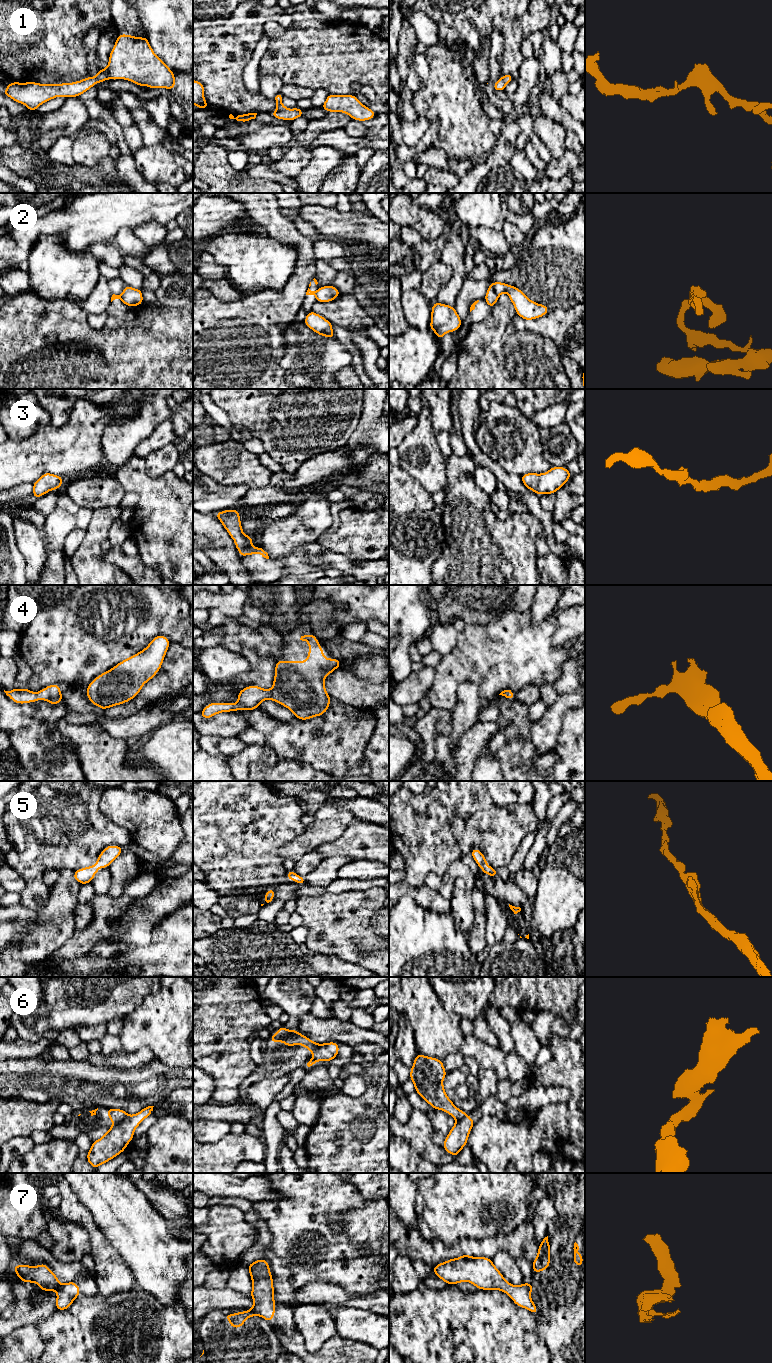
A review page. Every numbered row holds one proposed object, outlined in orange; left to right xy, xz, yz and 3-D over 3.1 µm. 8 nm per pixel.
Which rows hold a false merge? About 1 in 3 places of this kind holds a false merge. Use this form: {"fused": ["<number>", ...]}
{"fused": ["2", "6", "7"]}

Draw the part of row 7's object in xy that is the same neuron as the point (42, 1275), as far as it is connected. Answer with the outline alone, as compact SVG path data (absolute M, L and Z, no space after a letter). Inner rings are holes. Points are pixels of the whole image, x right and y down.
M44 1263L38 1266L15 1265L13 1268L22 1282L38 1284L41 1291L58 1292L61 1286L58 1277Z

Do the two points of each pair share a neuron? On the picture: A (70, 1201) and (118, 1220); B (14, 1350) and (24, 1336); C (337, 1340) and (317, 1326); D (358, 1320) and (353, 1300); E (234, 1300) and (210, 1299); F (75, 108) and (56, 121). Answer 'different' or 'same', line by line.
A: different
B: same
C: different
D: different
E: same
F: same

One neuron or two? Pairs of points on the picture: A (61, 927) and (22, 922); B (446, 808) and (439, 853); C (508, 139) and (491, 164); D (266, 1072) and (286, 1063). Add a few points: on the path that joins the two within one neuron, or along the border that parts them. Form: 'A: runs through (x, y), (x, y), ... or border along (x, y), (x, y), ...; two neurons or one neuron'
A: runs through (51, 927), (36, 927), (32, 924); one neuron
B: runs through (446, 819), (439, 826), (439, 842); one neuron
C: runs through (505, 145), (503, 151), (496, 158); one neuron
D: runs through (271, 1069), (281, 1065); one neuron

